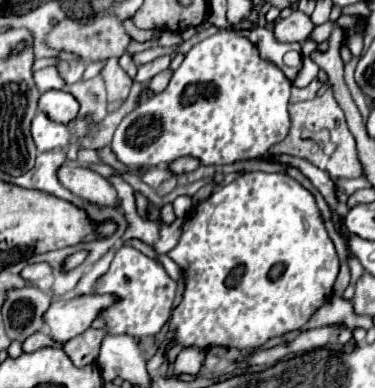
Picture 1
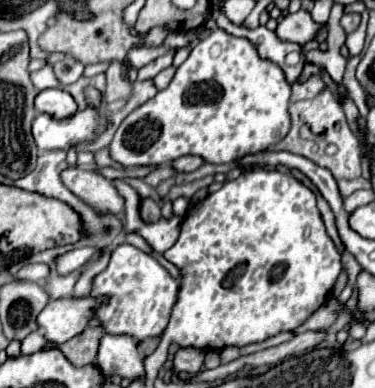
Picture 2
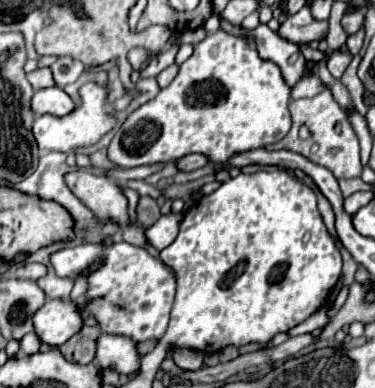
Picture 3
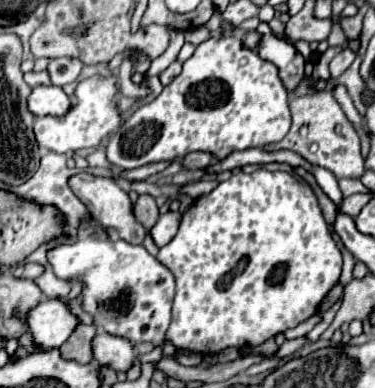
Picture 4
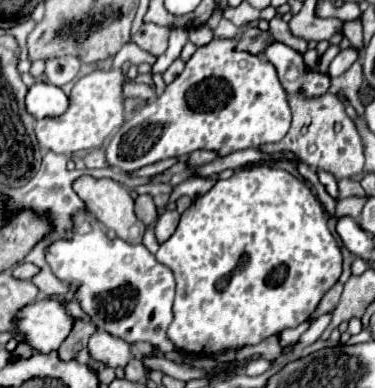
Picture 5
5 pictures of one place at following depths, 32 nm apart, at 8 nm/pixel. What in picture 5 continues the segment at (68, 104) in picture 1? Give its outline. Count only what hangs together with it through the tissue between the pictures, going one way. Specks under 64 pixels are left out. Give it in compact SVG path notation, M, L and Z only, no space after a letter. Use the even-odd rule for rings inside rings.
M34 84L26 96L26 108L34 118L62 116L68 110L68 96L52 84Z

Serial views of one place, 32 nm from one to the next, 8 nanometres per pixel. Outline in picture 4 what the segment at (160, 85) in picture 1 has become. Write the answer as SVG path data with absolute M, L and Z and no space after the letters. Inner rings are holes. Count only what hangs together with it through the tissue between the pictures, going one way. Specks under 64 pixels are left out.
M174 62L174 64L170 64L162 74L160 74L160 82L162 82L162 86L168 86L178 74L180 74L180 68L182 68L182 64L180 62Z

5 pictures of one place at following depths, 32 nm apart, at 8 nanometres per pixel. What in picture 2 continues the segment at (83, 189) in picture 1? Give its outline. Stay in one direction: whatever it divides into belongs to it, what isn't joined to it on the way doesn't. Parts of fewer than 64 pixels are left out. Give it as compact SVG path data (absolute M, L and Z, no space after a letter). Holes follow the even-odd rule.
M70 166L60 176L62 176L64 186L70 192L74 192L78 198L82 198L86 204L90 204L98 212L122 214L124 200L114 188L114 184L106 180L102 174L84 170L80 166Z

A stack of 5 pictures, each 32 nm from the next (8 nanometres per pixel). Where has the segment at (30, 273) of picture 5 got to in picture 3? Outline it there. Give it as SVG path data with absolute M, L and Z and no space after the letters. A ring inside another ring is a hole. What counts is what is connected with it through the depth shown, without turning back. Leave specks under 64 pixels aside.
M24 264L22 268L18 268L16 276L18 278L26 278L26 280L40 280L42 276L46 276L46 266L44 264Z

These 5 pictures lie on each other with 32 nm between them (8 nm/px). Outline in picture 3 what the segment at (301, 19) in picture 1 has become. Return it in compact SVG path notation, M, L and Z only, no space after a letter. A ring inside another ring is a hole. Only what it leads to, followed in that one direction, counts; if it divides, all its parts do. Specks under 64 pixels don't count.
M304 6L296 14L288 14L288 18L278 28L280 38L288 42L296 42L296 44L308 44L312 40L322 40L326 32L328 32L328 22L314 20L308 6Z

